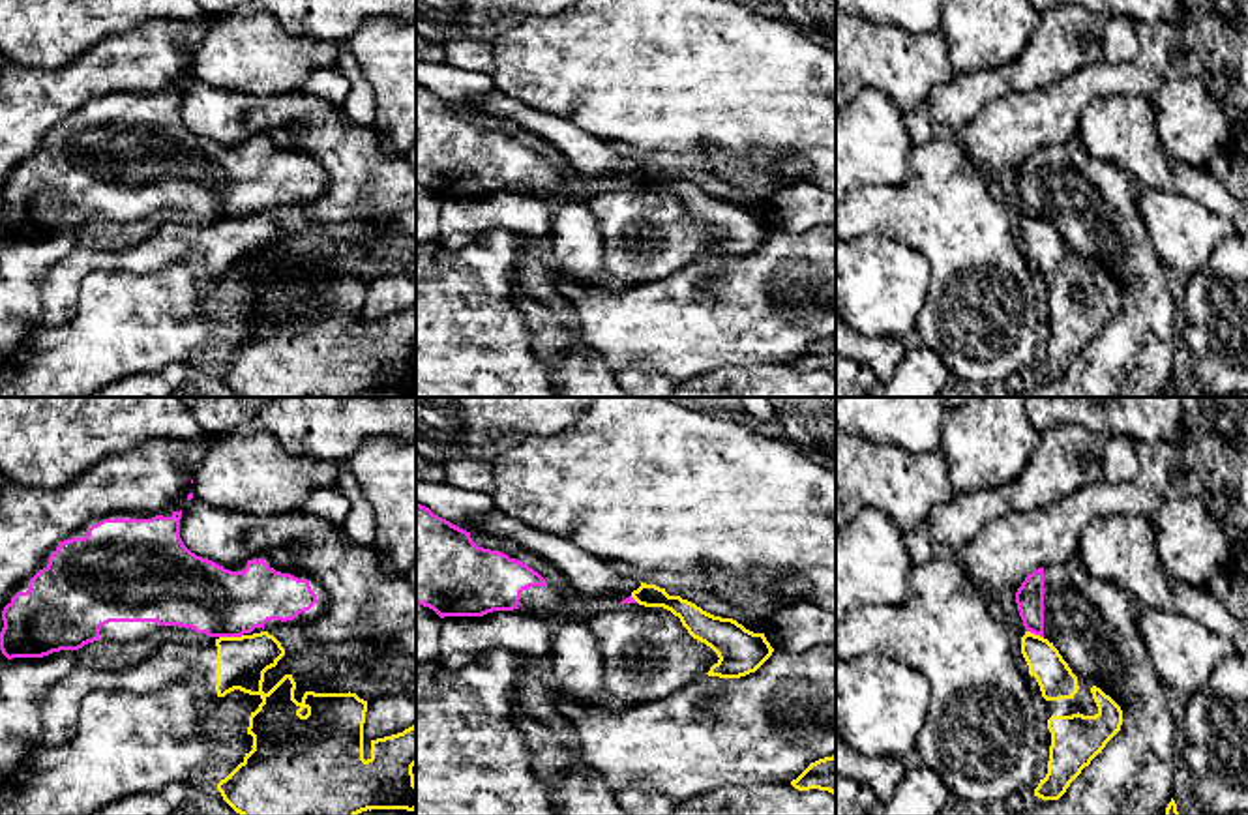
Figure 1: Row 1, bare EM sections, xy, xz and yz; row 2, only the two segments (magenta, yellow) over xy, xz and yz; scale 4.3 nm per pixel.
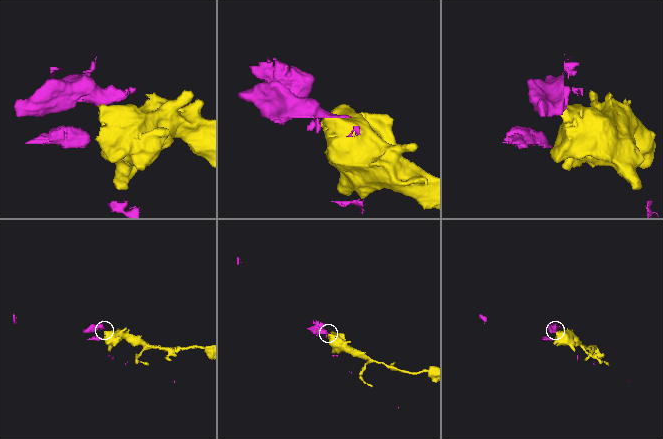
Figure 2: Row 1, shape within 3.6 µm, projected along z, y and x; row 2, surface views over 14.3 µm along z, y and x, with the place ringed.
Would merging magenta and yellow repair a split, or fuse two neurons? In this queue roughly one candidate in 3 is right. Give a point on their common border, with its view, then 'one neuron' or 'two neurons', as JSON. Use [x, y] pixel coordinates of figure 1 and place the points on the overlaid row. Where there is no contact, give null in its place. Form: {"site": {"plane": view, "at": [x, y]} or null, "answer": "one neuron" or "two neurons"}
{"site": {"plane": "xy", "at": [231, 636]}, "answer": "two neurons"}

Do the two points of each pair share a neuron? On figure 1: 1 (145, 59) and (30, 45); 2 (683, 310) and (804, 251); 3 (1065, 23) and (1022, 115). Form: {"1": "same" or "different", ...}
{"1": "different", "2": "same", "3": "different"}

